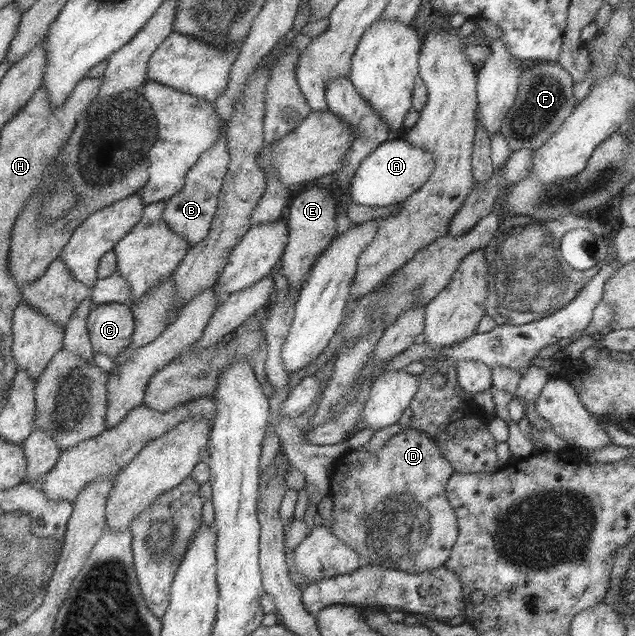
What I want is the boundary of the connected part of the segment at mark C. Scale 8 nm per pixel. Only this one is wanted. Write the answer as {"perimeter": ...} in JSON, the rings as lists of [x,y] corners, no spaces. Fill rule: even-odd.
{"perimeter":[[[127,303],[93,305],[86,316],[86,329],[94,353],[114,358],[130,343],[133,315]]]}

